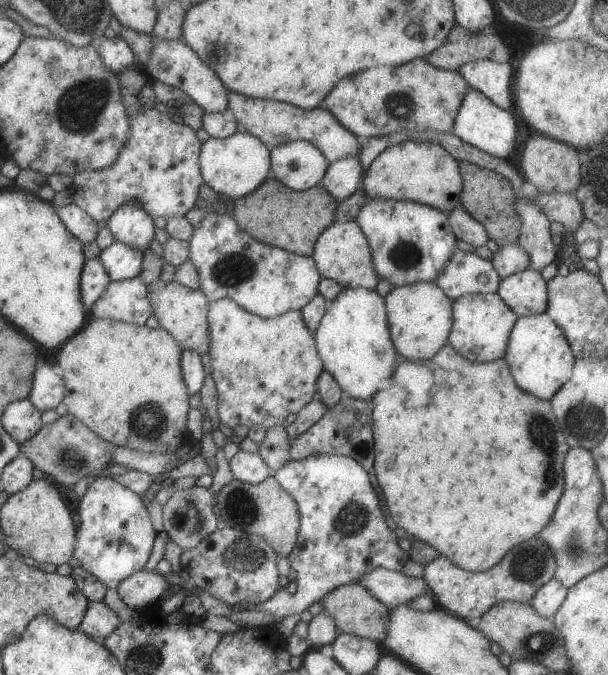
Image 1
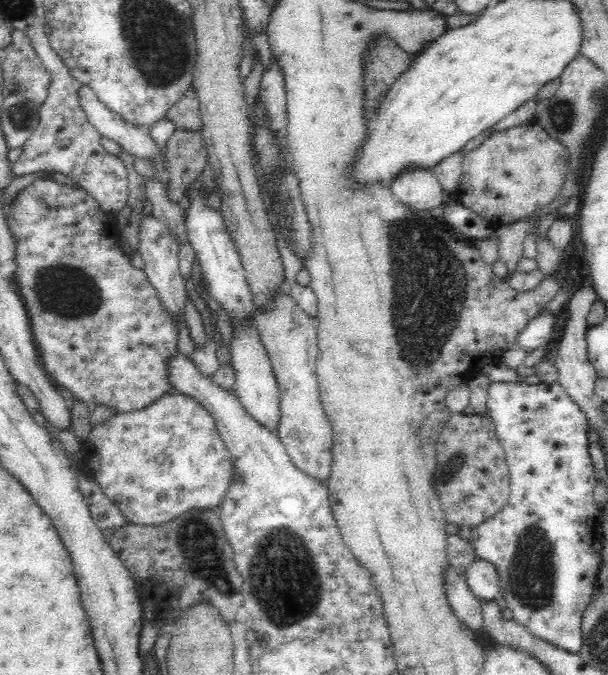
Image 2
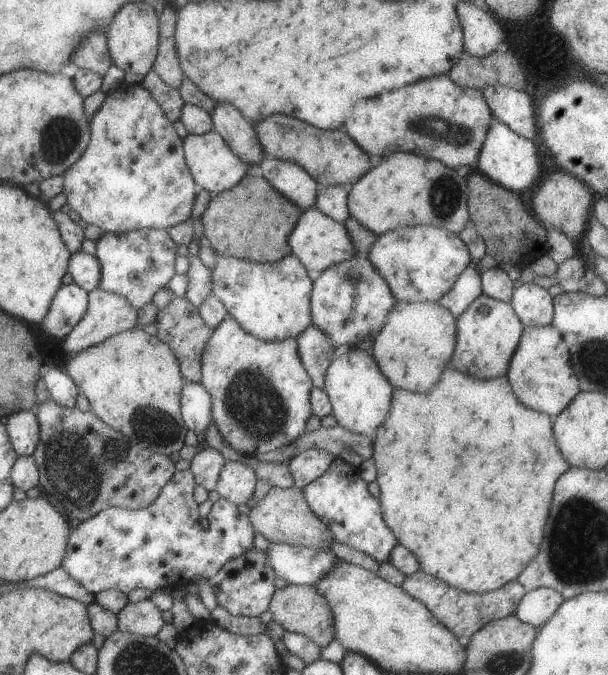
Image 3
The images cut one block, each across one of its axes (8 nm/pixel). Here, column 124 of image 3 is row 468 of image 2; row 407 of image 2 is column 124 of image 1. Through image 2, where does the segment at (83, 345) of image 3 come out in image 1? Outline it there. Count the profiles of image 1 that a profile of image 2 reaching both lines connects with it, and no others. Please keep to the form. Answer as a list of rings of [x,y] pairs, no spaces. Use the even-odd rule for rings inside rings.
[[[139,277],[110,281],[89,312],[93,319],[114,320],[133,326],[144,325],[151,315],[146,284]]]

